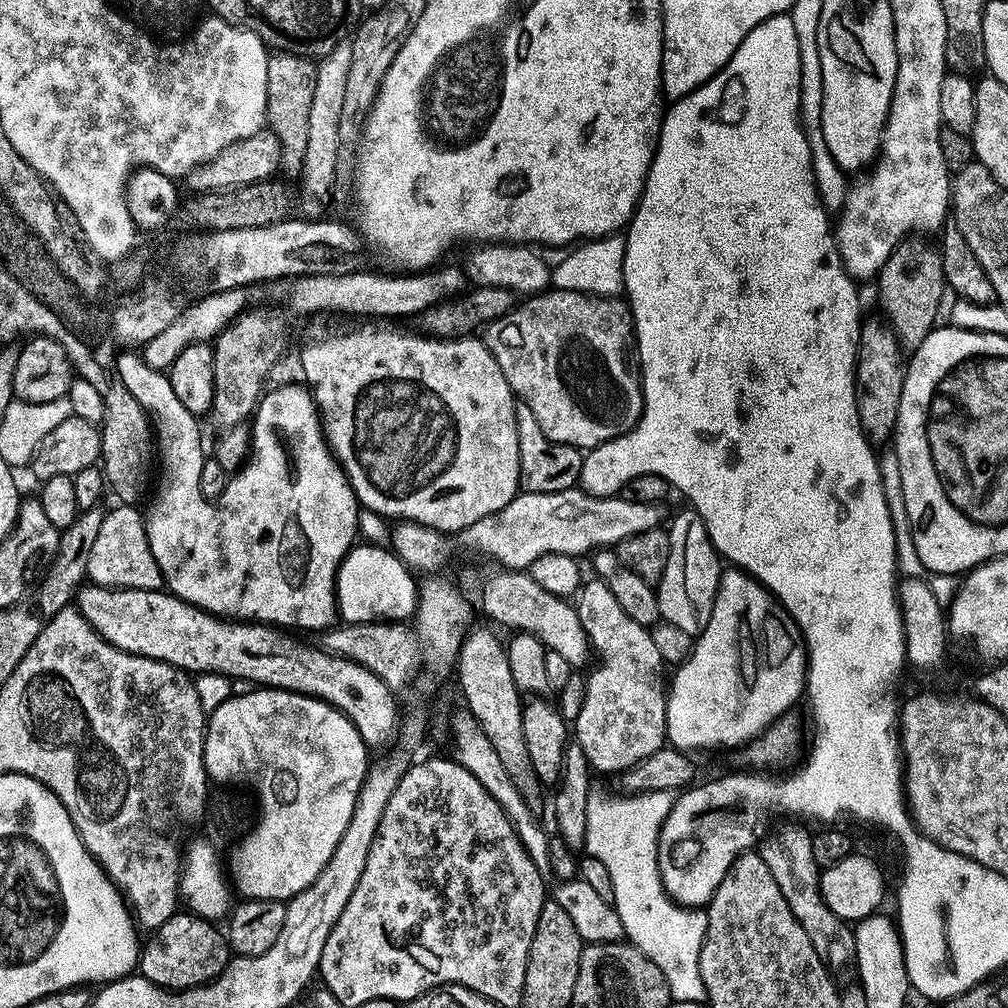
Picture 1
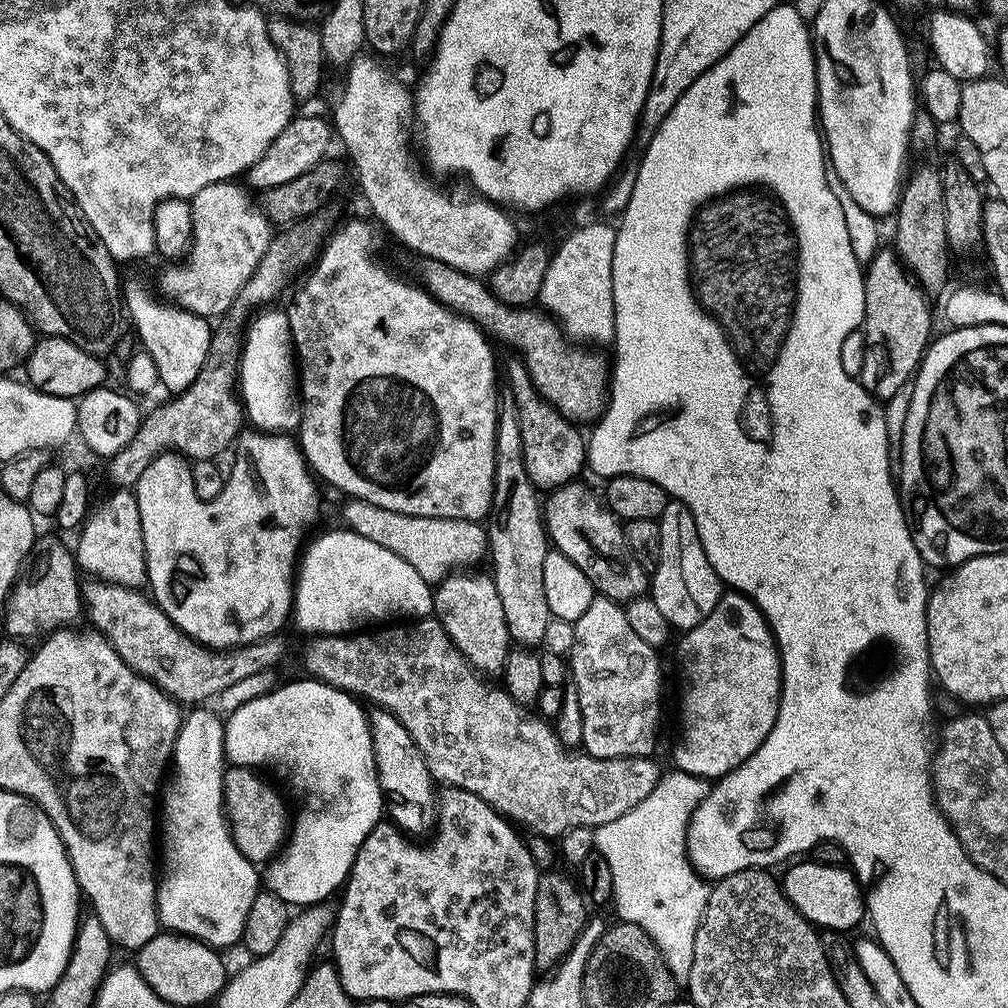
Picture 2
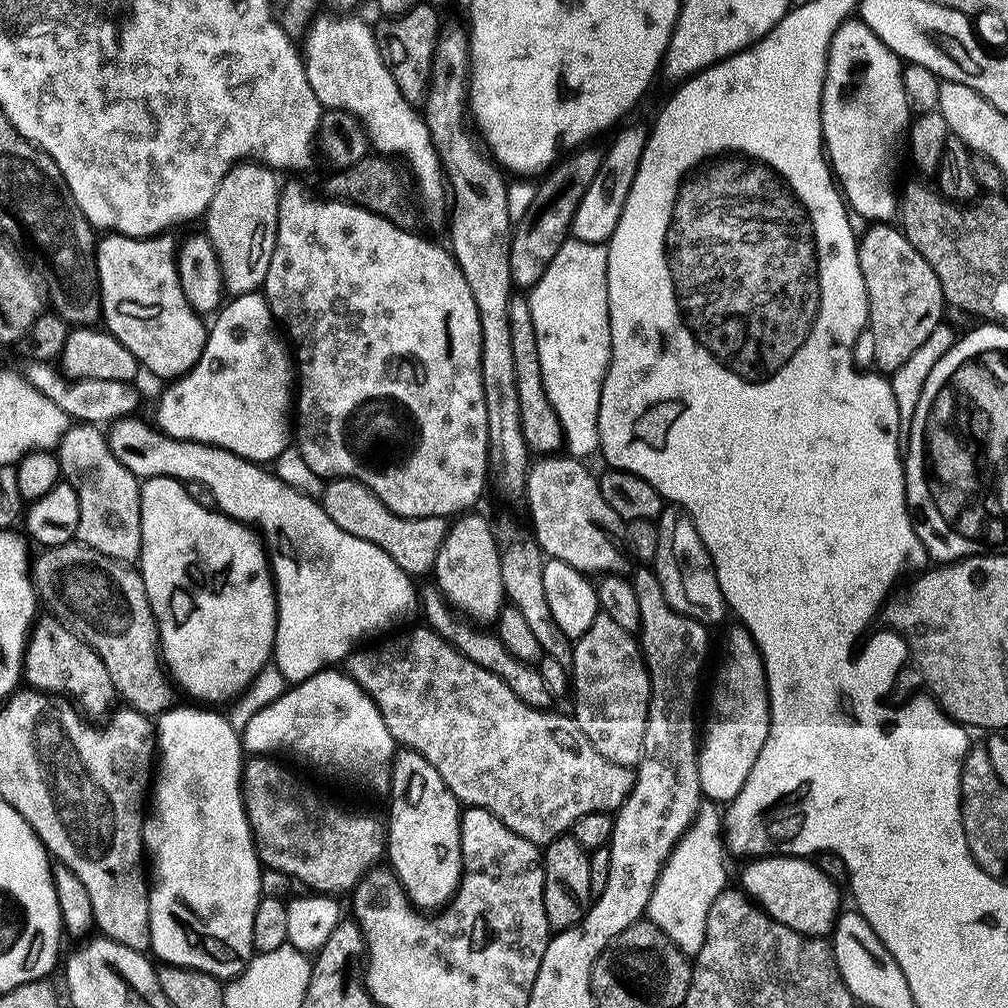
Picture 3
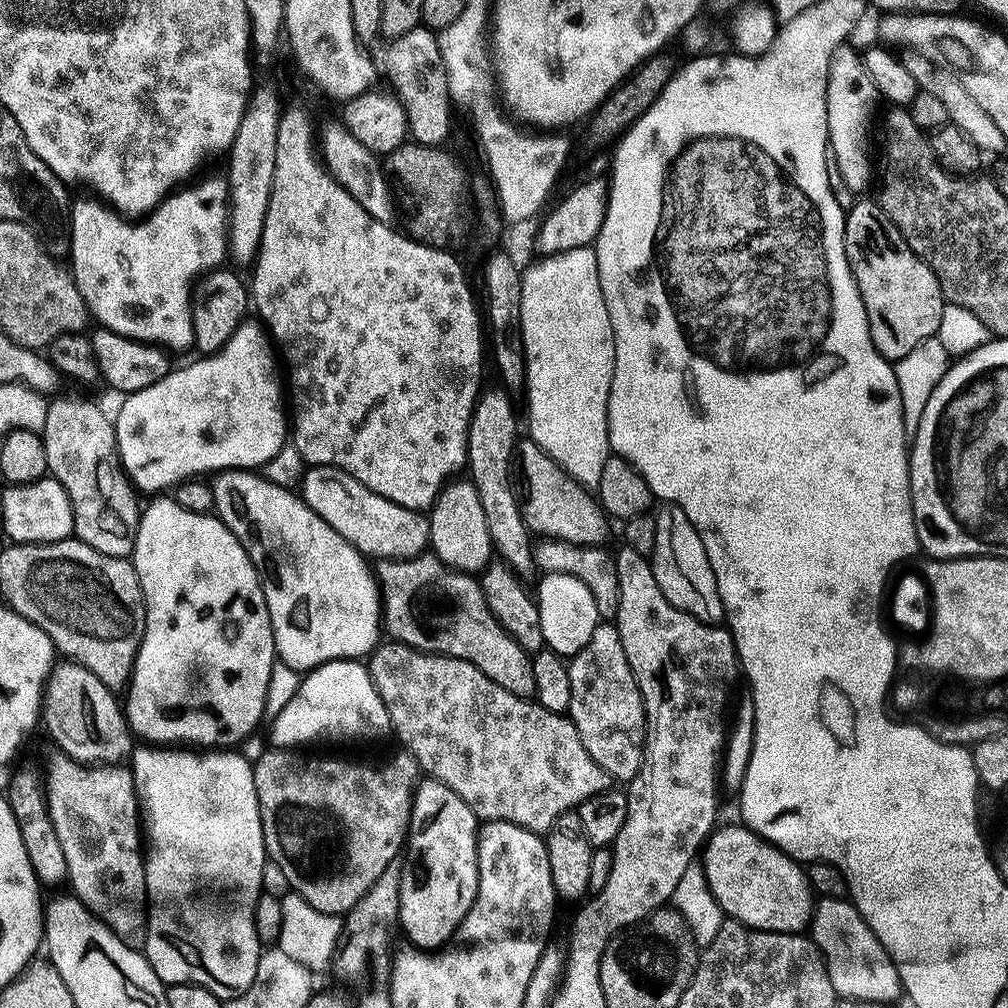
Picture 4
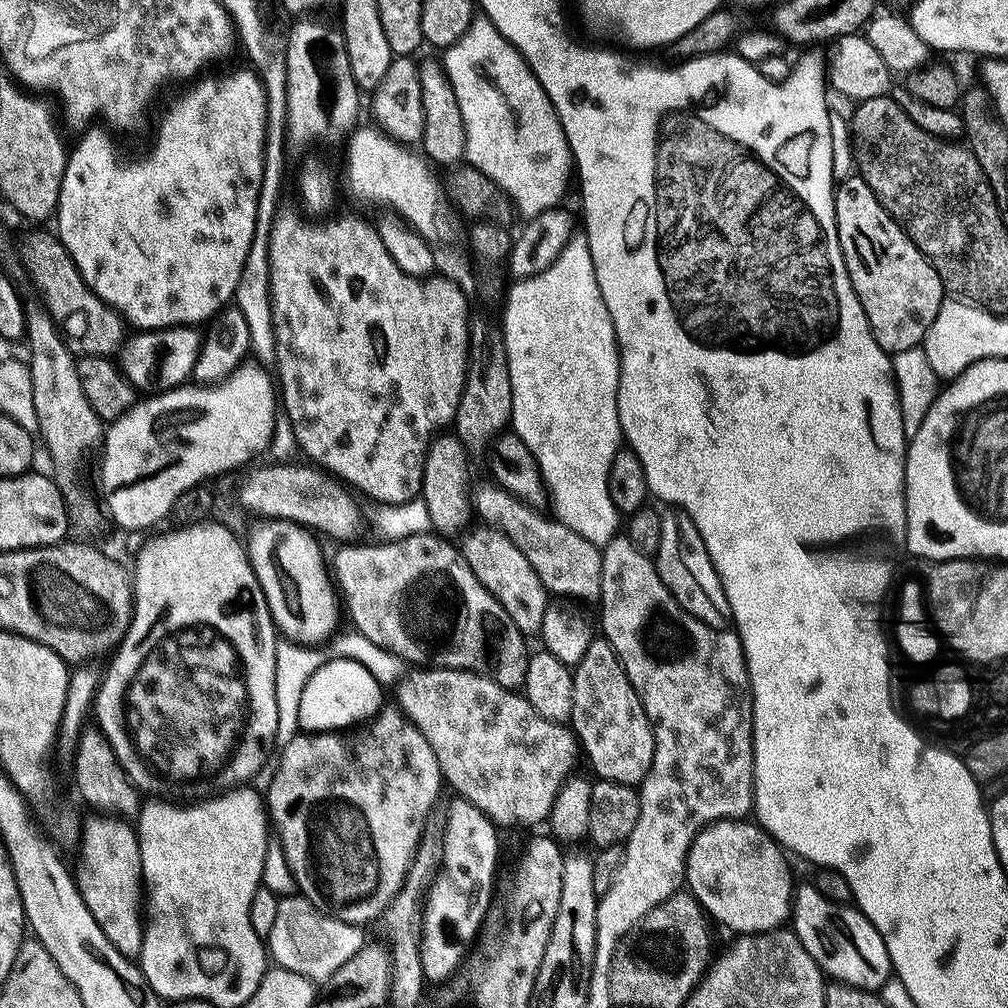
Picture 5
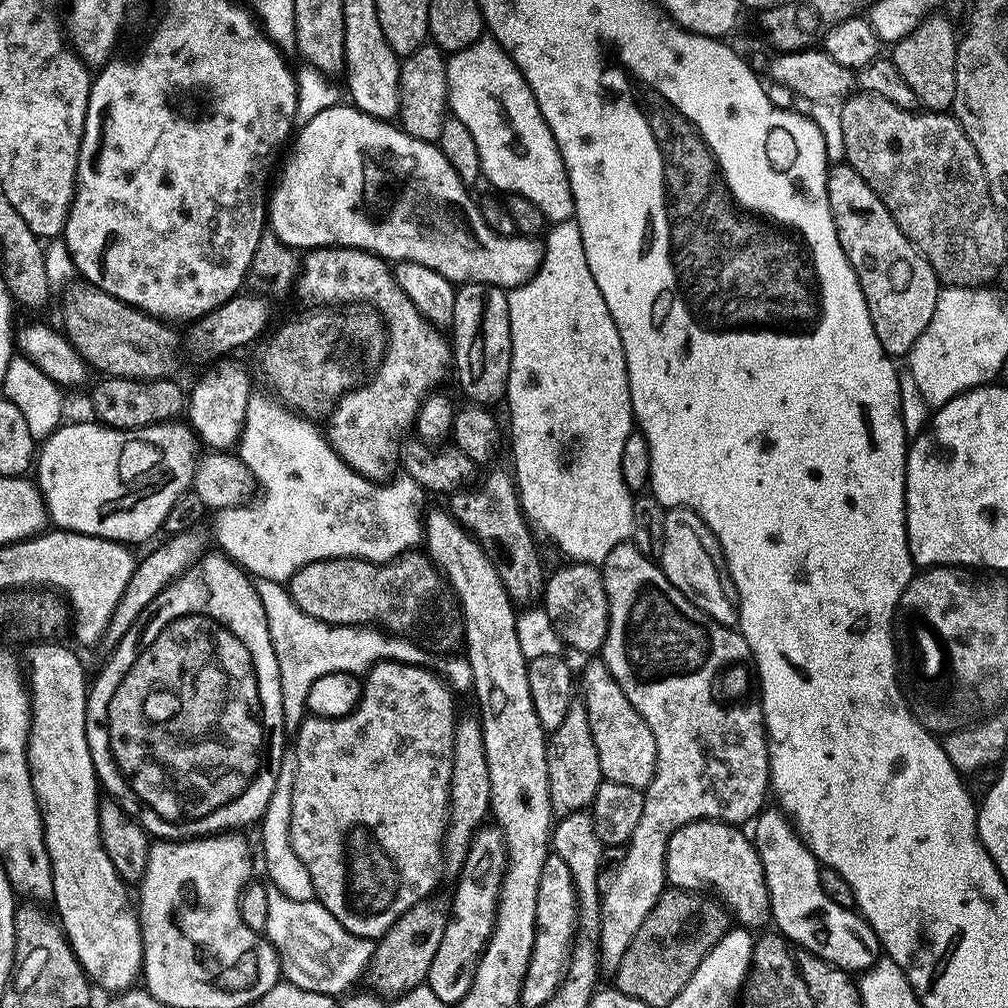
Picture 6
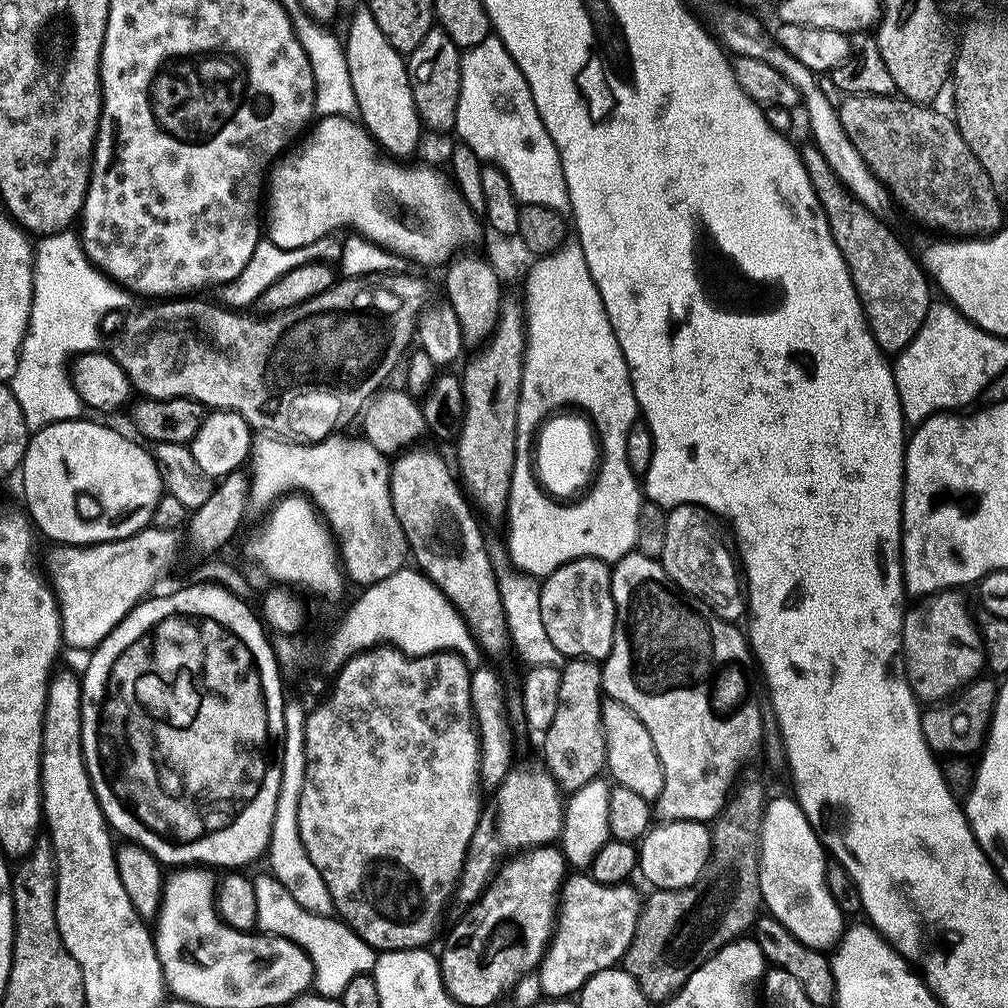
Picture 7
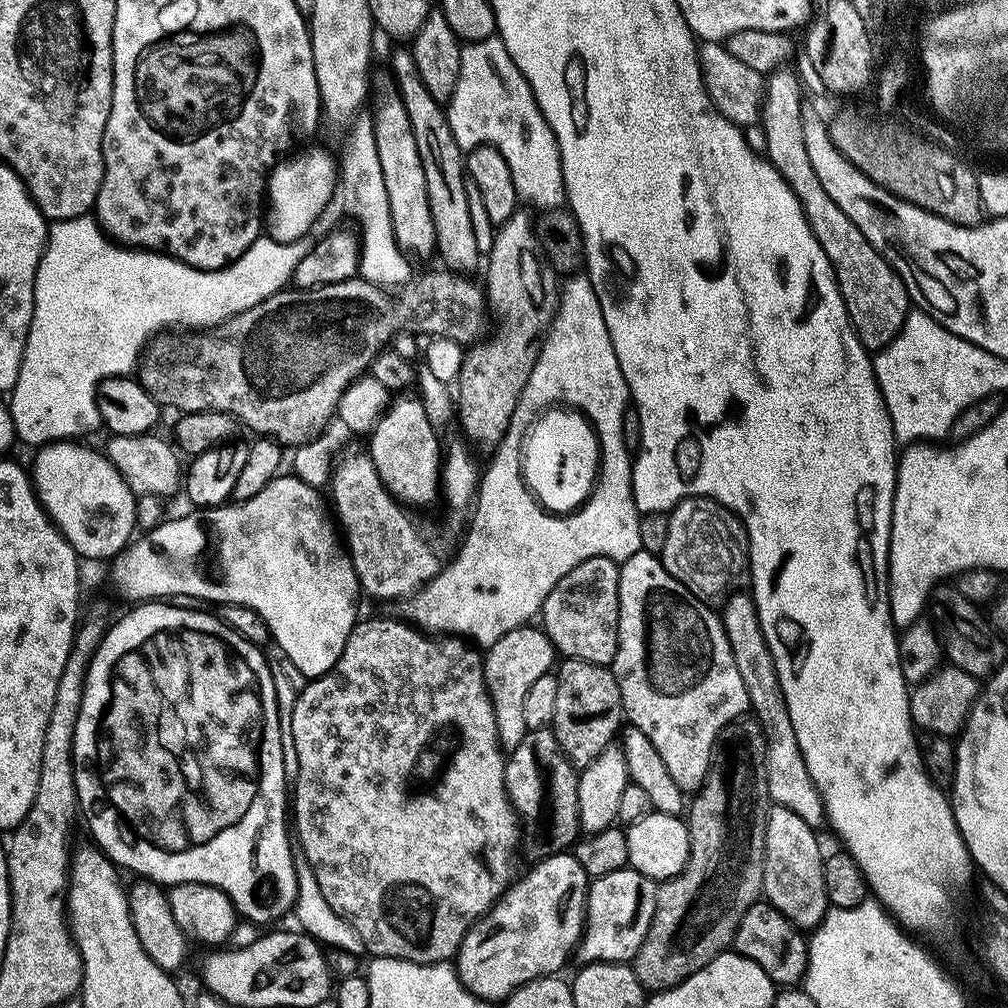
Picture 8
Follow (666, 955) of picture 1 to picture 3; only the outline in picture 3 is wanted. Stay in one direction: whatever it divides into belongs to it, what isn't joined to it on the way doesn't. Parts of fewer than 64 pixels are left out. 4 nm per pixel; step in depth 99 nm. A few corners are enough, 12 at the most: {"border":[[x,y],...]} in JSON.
{"border":[[706,800],[646,913],[689,958],[727,889],[724,816]]}

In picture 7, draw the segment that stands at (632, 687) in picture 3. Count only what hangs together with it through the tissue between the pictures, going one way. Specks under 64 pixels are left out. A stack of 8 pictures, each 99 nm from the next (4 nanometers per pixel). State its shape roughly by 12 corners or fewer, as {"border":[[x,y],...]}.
{"border":[[602,706],[607,771],[619,787],[659,800],[664,771],[634,710]]}

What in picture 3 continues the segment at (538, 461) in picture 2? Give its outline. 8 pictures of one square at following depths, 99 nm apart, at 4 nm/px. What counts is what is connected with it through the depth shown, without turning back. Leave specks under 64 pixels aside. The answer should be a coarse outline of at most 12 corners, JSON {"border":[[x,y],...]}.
{"border":[[509,302],[521,425],[531,453],[557,455],[561,420],[546,397],[532,305]]}

